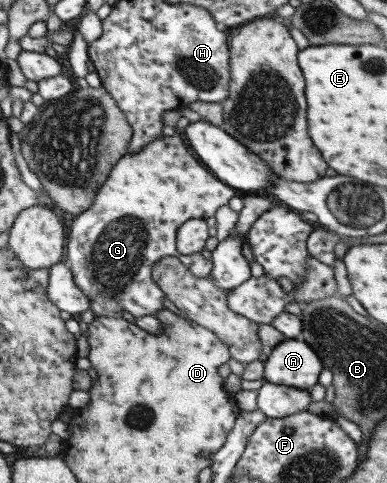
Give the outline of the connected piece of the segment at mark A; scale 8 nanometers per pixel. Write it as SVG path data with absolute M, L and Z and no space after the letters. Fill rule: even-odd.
M283 339L268 351L264 362L266 382L310 391L319 382L323 363L316 350L305 341Z

